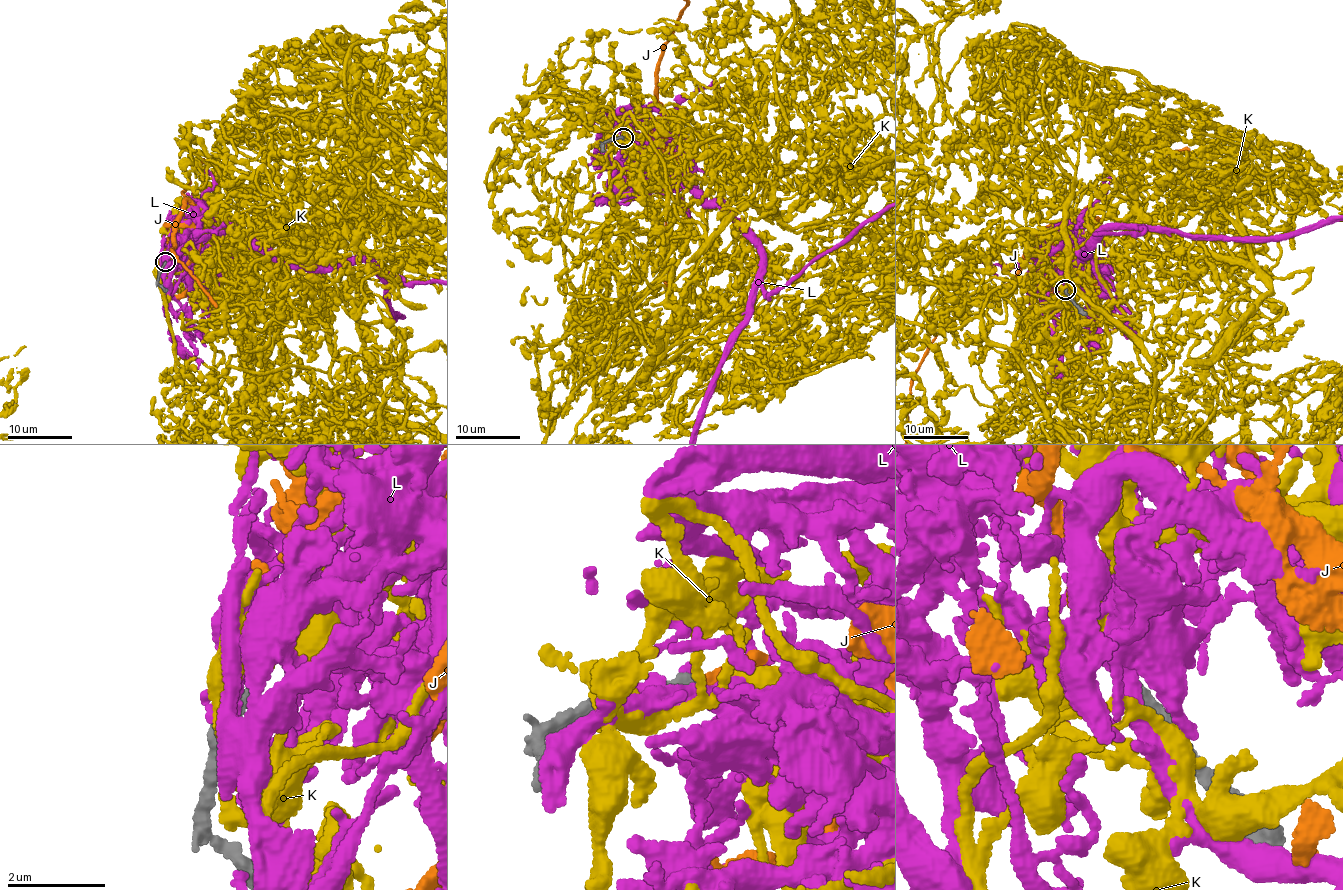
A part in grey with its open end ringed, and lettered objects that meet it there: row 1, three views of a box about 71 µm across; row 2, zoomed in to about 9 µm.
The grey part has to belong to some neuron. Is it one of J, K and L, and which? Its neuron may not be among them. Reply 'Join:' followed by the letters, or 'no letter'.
Join: J

